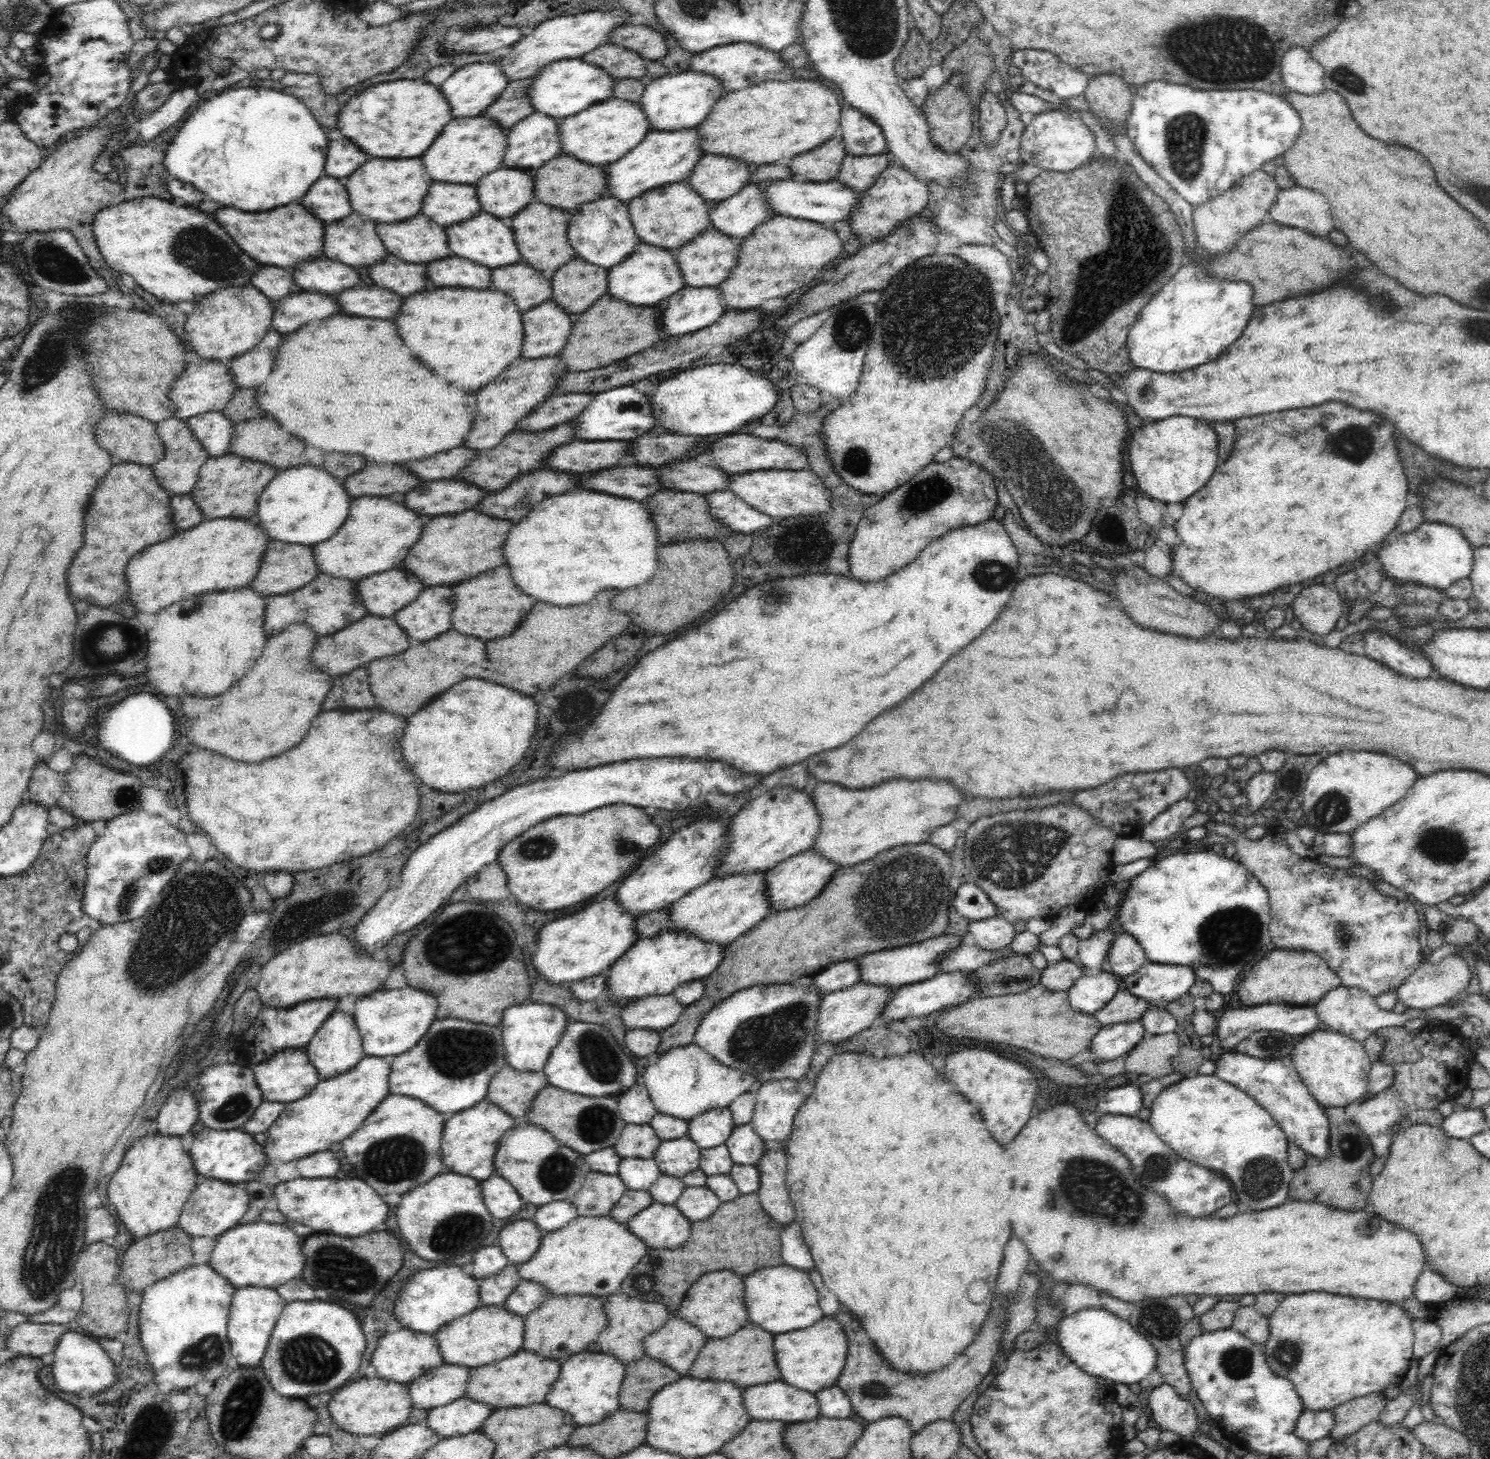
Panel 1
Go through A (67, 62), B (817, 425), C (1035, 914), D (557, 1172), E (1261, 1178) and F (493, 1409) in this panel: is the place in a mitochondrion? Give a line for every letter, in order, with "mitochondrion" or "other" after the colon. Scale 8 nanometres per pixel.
A: other
B: other
C: other
D: mitochondrion
E: mitochondrion
F: other

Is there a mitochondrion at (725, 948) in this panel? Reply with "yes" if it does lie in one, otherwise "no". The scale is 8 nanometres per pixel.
no

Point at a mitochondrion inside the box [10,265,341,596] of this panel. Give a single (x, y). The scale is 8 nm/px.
(55, 345)

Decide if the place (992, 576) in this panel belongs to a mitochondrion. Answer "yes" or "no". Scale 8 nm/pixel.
yes

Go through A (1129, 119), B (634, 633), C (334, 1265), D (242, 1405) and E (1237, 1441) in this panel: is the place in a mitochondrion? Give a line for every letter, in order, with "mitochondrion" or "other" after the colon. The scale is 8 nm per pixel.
A: other
B: other
C: mitochondrion
D: mitochondrion
E: other

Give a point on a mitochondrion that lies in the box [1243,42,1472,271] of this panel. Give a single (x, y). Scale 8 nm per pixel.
(1343, 67)

